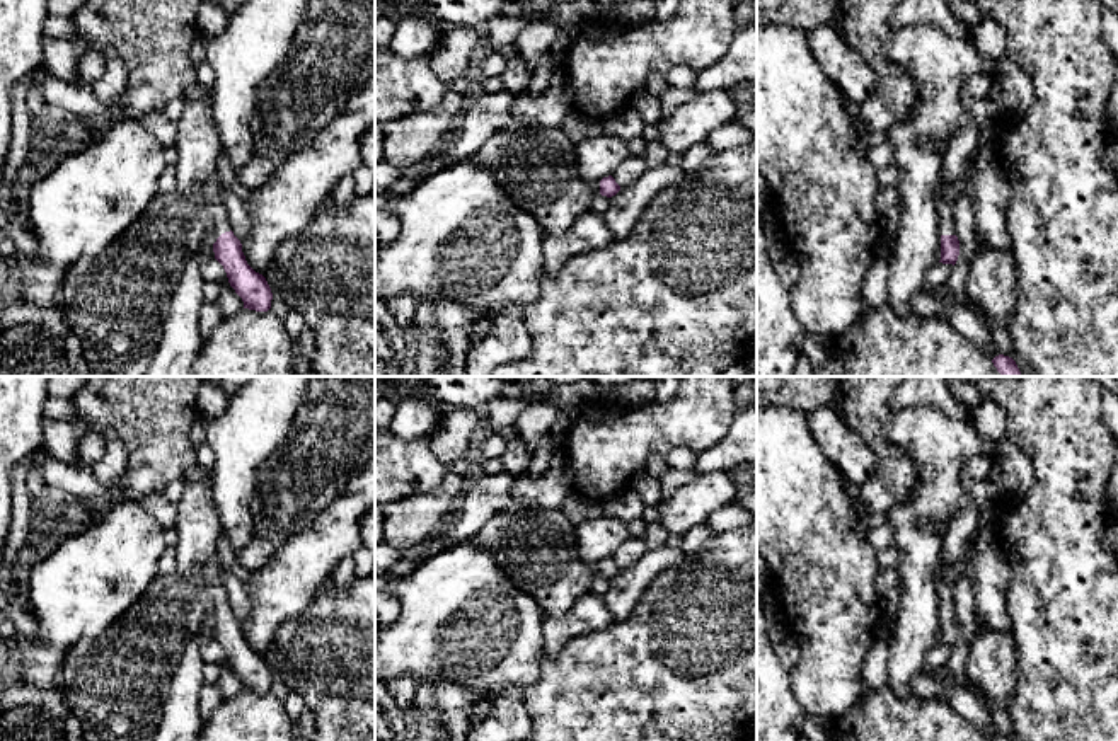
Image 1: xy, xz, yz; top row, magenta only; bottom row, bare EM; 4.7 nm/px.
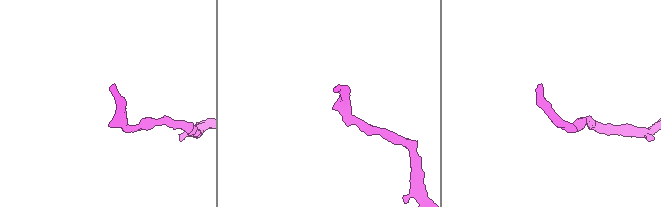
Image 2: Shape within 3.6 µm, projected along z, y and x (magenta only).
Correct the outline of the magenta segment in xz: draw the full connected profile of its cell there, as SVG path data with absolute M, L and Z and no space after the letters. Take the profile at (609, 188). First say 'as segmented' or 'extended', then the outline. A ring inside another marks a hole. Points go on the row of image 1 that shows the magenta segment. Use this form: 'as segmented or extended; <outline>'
extended; M511 118L511 123L493 135L472 158L493 170L498 184L511 201L533 216L549 237L566 233L574 220L590 210L598 194L612 198L620 191L612 175L593 182L579 175L576 146L561 128L547 128L525 118Z

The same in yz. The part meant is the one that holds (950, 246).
extended; M944 175L936 187L937 215L941 223L941 261L942 264L956 264L960 256L960 240L954 235L954 203L946 198L949 184Z

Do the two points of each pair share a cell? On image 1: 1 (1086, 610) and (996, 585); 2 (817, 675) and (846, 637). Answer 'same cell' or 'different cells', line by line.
1: different cells
2: same cell

